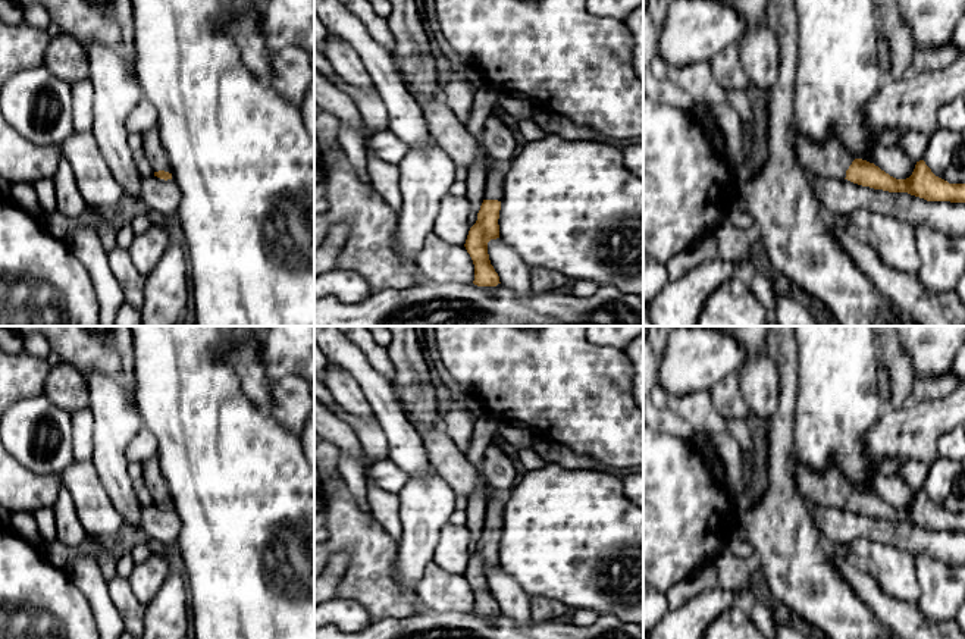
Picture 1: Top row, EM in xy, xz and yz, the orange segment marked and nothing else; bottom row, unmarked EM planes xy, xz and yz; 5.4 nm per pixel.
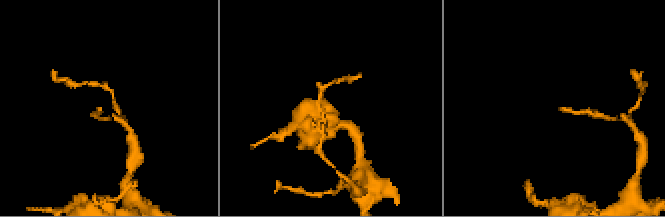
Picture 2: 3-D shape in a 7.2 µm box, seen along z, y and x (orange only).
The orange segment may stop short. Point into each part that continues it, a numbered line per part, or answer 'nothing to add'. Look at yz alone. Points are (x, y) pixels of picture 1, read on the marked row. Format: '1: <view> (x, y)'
1: yz (832, 159)

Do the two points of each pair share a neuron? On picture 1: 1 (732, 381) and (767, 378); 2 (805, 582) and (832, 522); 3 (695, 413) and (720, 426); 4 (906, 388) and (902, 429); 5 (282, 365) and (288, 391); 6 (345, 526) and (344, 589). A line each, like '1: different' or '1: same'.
1: different
2: different
3: same
4: different
5: different
6: same

